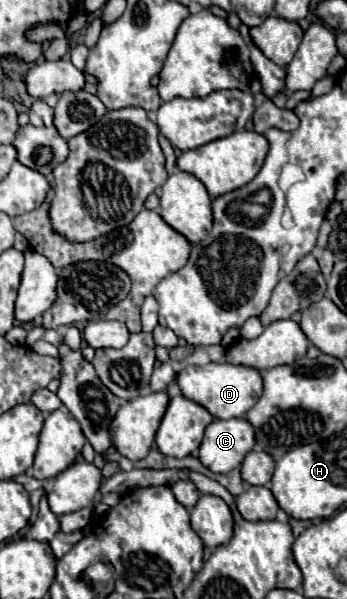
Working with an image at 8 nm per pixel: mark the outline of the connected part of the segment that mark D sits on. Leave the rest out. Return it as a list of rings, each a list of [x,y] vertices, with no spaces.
[[[209,362],[205,366],[189,364],[179,370],[177,384],[185,398],[197,402],[199,406],[205,406],[209,410],[209,414],[213,414],[215,418],[221,418],[221,420],[243,418],[263,394],[261,374],[255,368],[233,366],[227,362]]]

